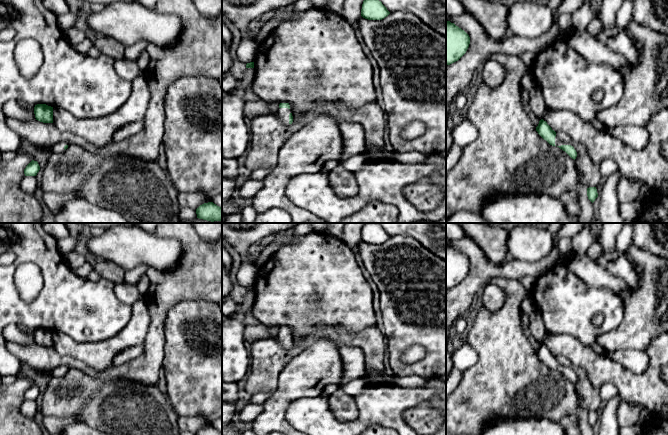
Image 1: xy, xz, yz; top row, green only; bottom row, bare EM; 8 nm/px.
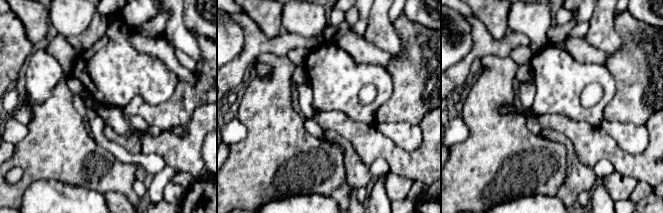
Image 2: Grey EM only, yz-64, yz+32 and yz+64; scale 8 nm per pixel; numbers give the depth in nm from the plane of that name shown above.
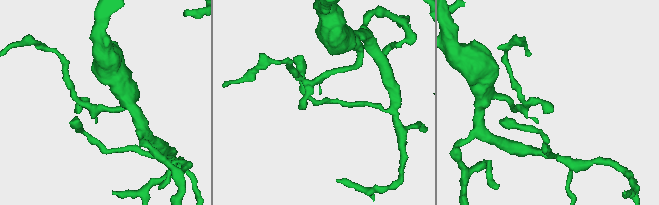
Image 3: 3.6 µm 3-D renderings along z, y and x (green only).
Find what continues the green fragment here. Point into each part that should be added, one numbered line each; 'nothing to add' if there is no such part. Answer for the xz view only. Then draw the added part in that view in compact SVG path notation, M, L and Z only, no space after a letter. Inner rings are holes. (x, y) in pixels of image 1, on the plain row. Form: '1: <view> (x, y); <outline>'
1: xz (283, 337); M279 332L277 336L277 339L280 345L286 350L290 349L289 348L289 338L290 337L291 337L291 333L288 333L288 332Z

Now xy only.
1: xy (58, 372); M60 365L55 368L51 373L54 378L60 378L64 376L64 370L69 369L66 365Z

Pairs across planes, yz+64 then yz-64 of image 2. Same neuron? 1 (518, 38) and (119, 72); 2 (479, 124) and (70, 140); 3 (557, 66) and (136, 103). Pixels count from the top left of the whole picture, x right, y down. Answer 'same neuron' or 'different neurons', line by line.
1: different neurons
2: same neuron
3: different neurons

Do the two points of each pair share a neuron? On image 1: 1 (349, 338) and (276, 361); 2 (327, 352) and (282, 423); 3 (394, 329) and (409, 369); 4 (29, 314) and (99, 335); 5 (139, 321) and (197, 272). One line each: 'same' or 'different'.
1: same
2: same
3: same
4: same
5: different

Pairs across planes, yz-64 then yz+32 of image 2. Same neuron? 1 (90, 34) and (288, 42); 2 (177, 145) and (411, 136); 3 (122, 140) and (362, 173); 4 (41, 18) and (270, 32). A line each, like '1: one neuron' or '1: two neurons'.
1: one neuron
2: two neurons
3: one neuron
4: one neuron

